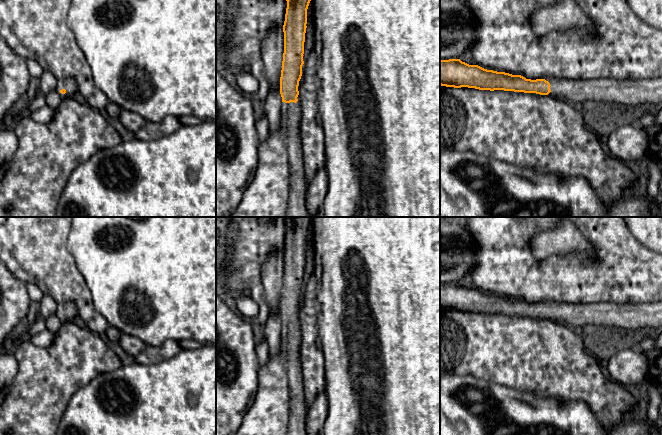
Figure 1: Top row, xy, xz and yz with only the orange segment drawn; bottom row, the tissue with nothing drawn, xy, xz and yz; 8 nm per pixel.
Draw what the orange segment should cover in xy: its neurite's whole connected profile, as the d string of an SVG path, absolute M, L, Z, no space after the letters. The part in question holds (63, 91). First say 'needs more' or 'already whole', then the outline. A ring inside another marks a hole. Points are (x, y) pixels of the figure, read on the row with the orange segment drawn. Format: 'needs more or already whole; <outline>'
needs more; M65 78L58 80L56 92L61 99L72 98L78 96L78 85L73 78Z

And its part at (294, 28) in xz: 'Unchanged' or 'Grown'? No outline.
Grown

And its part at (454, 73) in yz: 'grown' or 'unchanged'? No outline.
grown

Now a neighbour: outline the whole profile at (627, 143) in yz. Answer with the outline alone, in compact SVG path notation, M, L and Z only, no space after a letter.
M638 124L616 128L606 138L604 146L610 155L624 163L636 162L648 155L646 131Z

